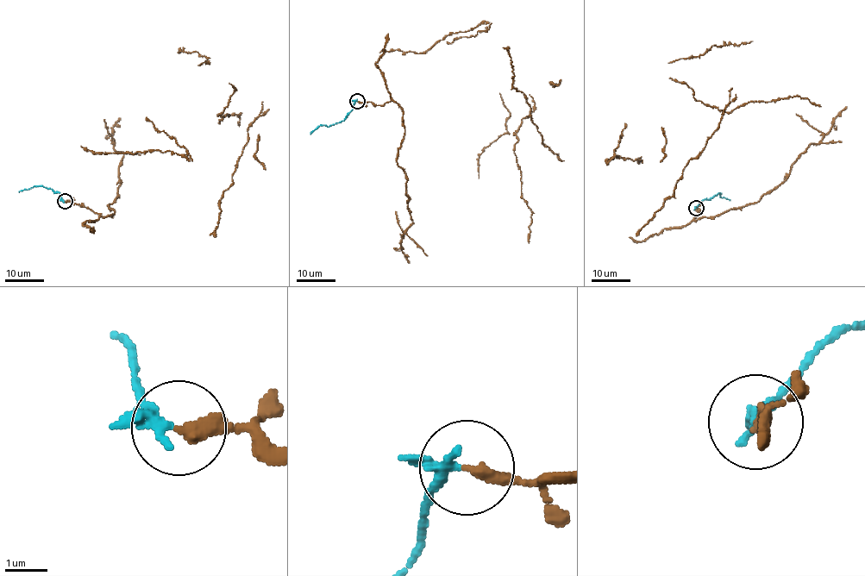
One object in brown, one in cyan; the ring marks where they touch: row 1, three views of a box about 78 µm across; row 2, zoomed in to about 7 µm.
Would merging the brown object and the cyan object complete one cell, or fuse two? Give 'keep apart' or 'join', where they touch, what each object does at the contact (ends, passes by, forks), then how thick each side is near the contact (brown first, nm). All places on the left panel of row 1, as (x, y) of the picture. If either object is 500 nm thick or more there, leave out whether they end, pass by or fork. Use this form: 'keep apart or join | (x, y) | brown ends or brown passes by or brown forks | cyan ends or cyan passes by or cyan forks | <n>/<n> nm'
keep apart | (65, 201) | brown ends | cyan passes by | 320/220 nm

